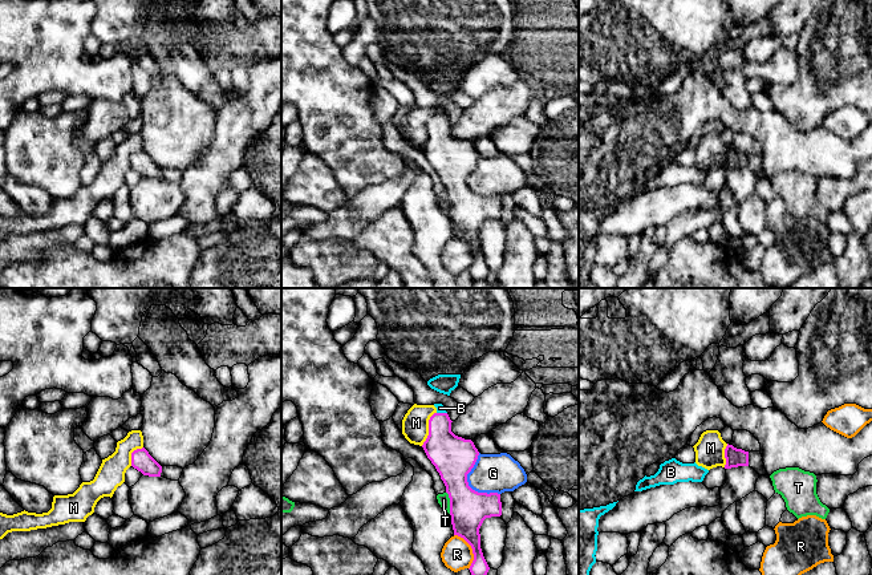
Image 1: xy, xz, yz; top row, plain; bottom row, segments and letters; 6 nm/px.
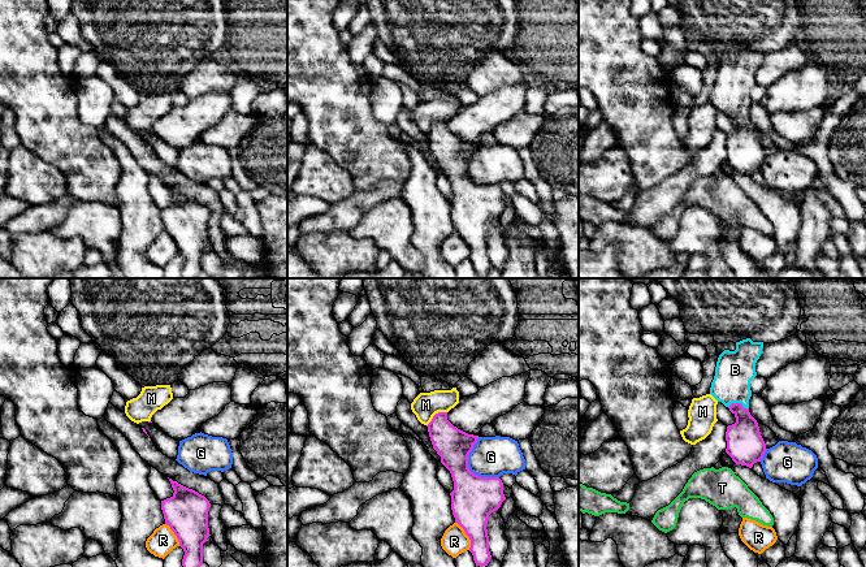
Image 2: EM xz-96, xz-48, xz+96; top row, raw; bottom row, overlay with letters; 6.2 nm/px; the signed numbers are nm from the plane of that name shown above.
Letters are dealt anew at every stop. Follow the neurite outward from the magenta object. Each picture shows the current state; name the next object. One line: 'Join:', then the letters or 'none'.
Join: B

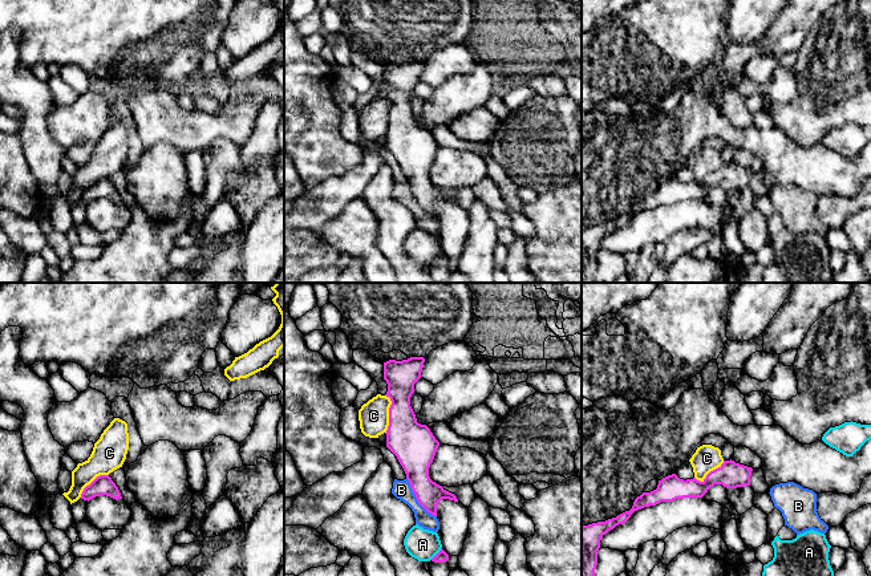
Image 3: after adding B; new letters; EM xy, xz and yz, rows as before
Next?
Join: none

